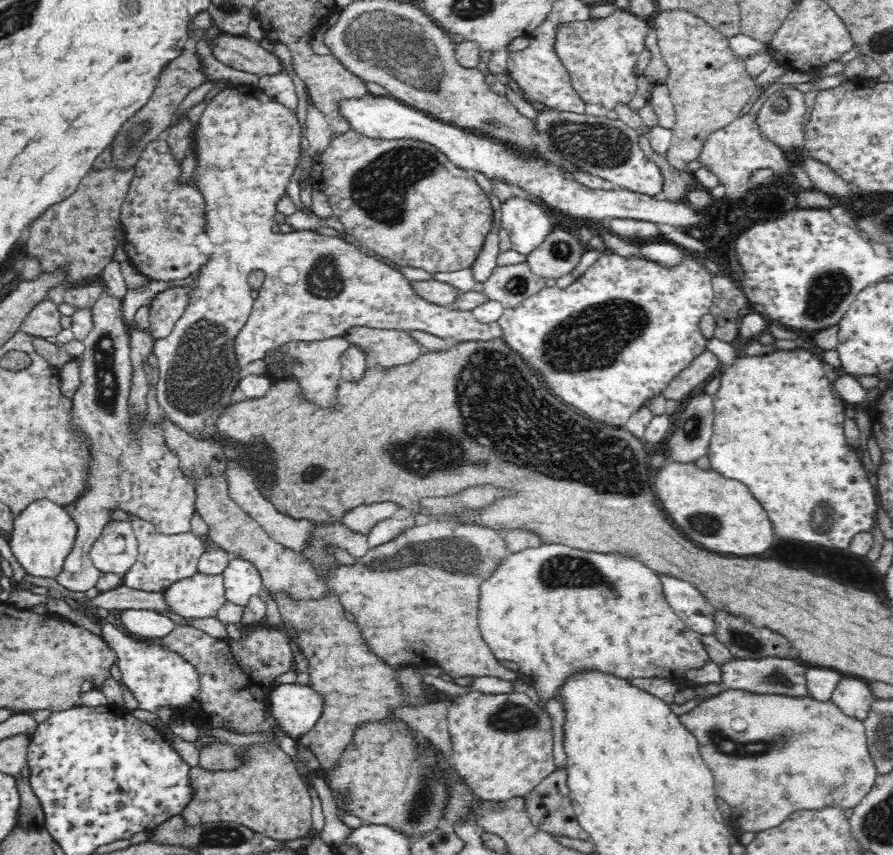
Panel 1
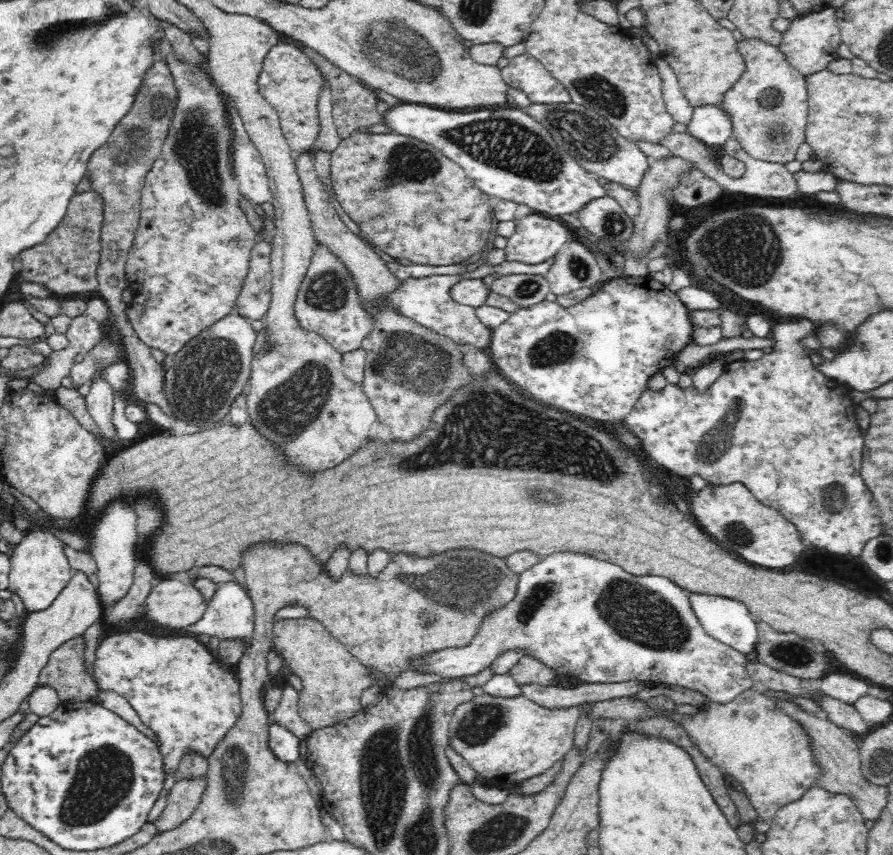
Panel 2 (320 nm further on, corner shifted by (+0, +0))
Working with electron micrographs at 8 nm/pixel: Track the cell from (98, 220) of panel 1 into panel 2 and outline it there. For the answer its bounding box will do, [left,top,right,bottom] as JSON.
[20,190,104,294]

